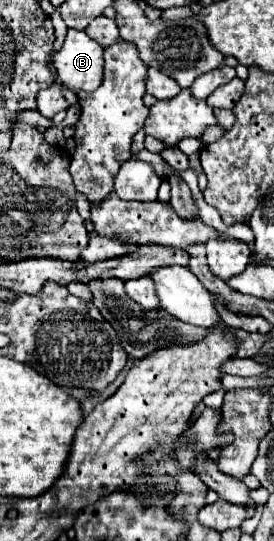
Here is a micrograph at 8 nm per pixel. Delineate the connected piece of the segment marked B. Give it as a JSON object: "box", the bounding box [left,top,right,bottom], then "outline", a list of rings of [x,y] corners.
{"box":[53,29,103,91],"outline":[[[69,29],[63,47],[53,55],[61,83],[77,91],[95,91],[103,79],[103,47],[85,31]]]}

